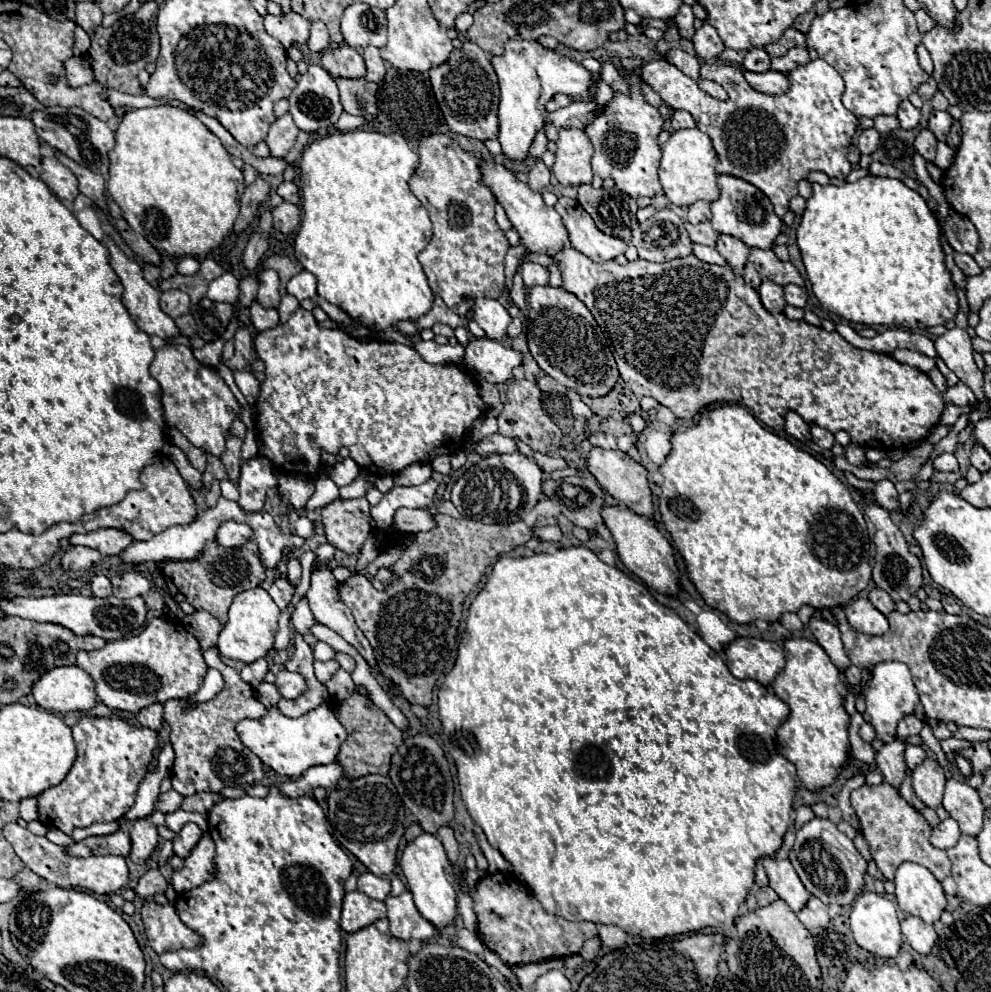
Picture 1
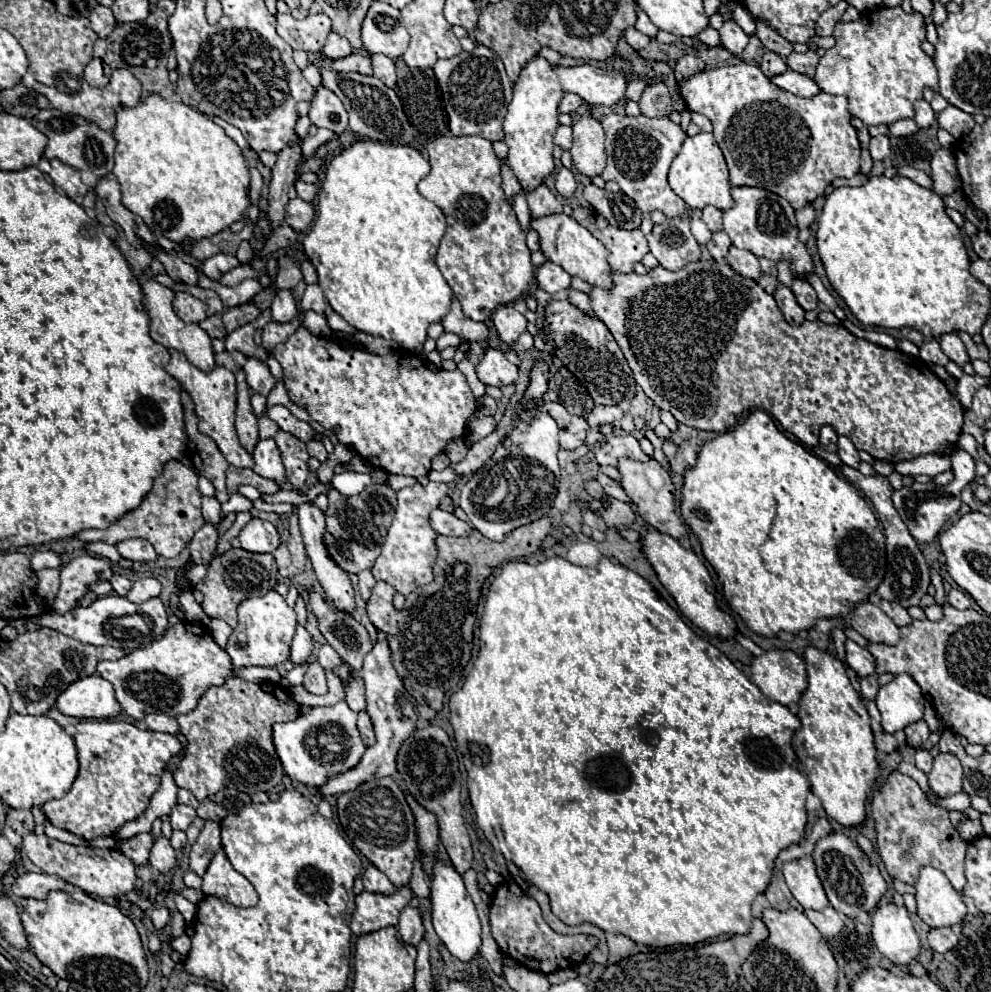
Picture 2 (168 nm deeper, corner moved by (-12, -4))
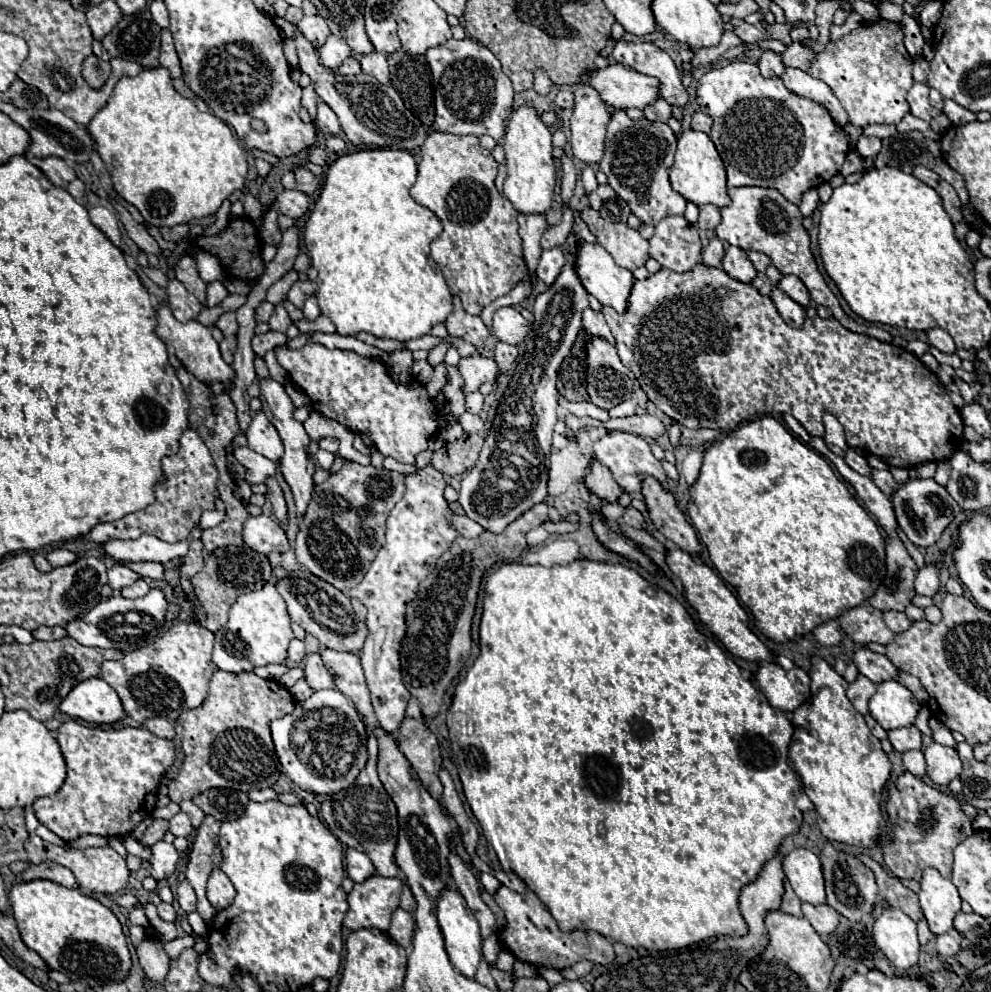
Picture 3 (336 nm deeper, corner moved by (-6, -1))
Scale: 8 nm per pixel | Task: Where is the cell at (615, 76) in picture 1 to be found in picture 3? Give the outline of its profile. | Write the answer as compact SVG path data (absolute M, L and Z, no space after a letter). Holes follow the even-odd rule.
M656 97L656 101L650 103L650 105L644 109L644 117L650 119L650 121L662 121L662 123L666 123L666 121L672 117L670 105L668 105L662 97Z

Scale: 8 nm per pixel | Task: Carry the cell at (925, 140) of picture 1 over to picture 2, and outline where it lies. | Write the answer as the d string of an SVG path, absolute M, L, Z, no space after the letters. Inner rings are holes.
M940 148L932 158L932 180L934 192L938 196L950 196L960 188L960 176L956 170L956 160L952 150Z

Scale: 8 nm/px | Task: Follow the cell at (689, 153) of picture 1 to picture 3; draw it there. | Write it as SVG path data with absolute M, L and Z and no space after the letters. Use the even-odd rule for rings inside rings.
M684 131L678 137L678 149L674 165L670 167L670 183L676 193L680 193L686 201L692 201L694 205L716 205L726 207L730 205L730 197L726 193L726 171L724 163L712 143L712 139L702 131Z

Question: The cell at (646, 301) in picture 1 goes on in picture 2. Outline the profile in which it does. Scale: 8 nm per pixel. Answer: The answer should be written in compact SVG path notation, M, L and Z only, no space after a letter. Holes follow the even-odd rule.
M708 258L708 260L696 260L686 264L682 270L670 272L662 266L650 270L646 276L638 276L638 274L612 274L614 278L614 288L612 290L602 290L602 288L592 288L592 306L596 312L596 318L602 320L606 324L606 328L612 332L614 340L618 342L618 346L622 348L628 366L634 372L634 380L642 386L644 394L662 410L668 410L678 422L692 426L696 430L706 430L706 432L726 432L728 428L732 428L742 416L746 416L746 412L752 410L764 410L770 416L774 416L774 420L778 420L790 434L794 434L802 444L814 448L818 444L818 436L820 436L820 428L824 424L832 424L836 428L838 434L848 436L852 440L852 444L858 450L866 450L868 454L872 454L876 460L884 460L890 464L898 464L904 460L914 460L918 456L924 454L944 454L950 456L956 448L958 448L958 438L962 434L962 416L964 416L964 408L958 402L956 396L950 394L950 390L946 388L946 384L930 370L930 366L926 362L922 362L916 356L904 354L900 350L888 350L882 348L878 344L872 344L868 340L856 338L854 334L850 334L842 324L834 324L828 326L820 320L814 322L804 322L798 328L792 328L782 312L776 306L774 296L766 294L754 280L750 278L742 278L740 274L736 274L728 264L718 264L716 260Z

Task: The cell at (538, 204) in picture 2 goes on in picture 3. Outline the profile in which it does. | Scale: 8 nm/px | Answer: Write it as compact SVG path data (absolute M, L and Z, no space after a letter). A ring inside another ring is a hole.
M520 213L518 223L520 223L520 237L524 241L524 259L526 259L528 271L534 273L534 265L538 263L538 257L542 253L540 237L548 227L546 215L542 215L542 213L532 213L532 215Z

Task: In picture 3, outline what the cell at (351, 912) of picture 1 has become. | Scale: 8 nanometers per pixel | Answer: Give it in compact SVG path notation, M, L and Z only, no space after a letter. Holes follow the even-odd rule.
M374 875L364 883L356 883L348 893L348 913L344 917L344 927L356 931L362 927L374 927L388 931L390 917L400 905L402 879Z

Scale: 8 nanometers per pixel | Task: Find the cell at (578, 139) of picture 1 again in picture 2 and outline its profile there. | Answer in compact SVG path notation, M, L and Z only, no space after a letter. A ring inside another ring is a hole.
M586 114L580 116L574 124L574 144L570 148L574 166L580 174L590 178L602 174L606 166L606 152L604 152L604 130L600 120Z

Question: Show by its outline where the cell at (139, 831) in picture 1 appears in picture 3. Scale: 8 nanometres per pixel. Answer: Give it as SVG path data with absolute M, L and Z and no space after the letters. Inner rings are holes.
M158 841L150 847L150 851L152 851L152 857L150 857L152 877L156 881L170 877L176 869L176 863L178 863L178 851L174 849L174 845L166 843L166 841Z

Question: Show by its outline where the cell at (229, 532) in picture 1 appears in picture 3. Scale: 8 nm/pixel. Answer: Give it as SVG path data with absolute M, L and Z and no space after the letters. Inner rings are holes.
M266 515L248 517L248 521L244 523L242 537L250 549L264 555L268 555L270 551L284 553L288 549L288 539L284 529Z

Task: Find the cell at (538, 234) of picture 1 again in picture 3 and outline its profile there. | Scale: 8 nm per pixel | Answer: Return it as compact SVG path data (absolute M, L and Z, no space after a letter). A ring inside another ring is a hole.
M578 239L574 267L580 283L590 295L594 295L602 305L610 305L618 313L624 313L634 277L628 269L618 267L600 243Z

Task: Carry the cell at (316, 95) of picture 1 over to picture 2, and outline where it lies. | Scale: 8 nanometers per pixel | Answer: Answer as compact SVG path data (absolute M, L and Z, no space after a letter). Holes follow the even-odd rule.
M324 86L316 88L308 116L318 128L328 128L336 134L342 134L348 128L348 112L344 110L338 96Z

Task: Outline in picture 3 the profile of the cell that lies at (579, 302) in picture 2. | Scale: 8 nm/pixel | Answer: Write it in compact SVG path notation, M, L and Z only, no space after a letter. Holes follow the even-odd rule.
M586 307L586 309L584 309L584 313L582 313L582 324L583 328L590 335L595 337L604 337L604 339L608 339L608 341L610 341L610 344L615 346L615 339L601 312L596 312L594 309Z

